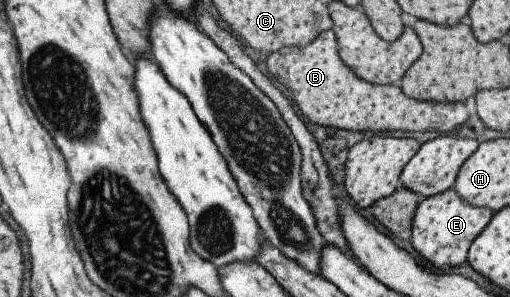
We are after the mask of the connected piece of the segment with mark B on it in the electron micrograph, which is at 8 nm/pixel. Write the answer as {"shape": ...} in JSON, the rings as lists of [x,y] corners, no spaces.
{"shape":[[[332,30],[321,32],[311,43],[298,48],[297,46],[285,46],[265,57],[265,65],[287,91],[293,103],[299,107],[299,111],[315,125],[347,129],[350,132],[381,133],[381,131],[439,131],[450,133],[462,123],[465,123],[467,109],[461,102],[433,103],[431,101],[419,101],[408,98],[397,85],[375,85],[358,78],[341,60],[337,53],[336,39]]]}

